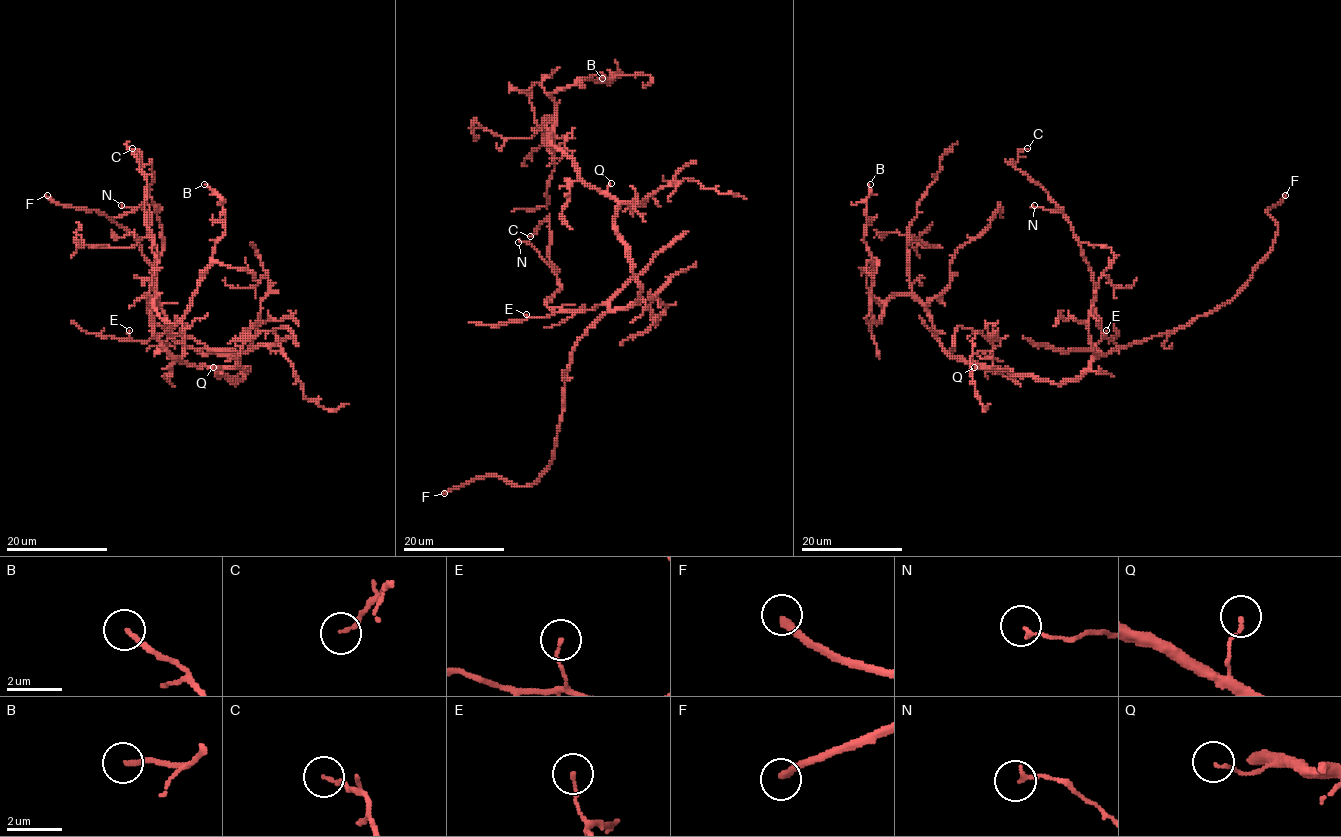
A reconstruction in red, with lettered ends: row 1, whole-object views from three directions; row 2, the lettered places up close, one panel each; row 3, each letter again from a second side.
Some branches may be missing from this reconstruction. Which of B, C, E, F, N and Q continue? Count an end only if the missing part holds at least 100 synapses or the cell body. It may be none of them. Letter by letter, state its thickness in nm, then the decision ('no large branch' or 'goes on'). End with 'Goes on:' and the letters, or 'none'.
B: 180 nm thick; no large branch
C: 140 nm thick; no large branch
E: 110 nm thick; no large branch
F: 260 nm thick; goes on
N: 140 nm thick; no large branch
Q: 120 nm thick; no large branch
Goes on: F

